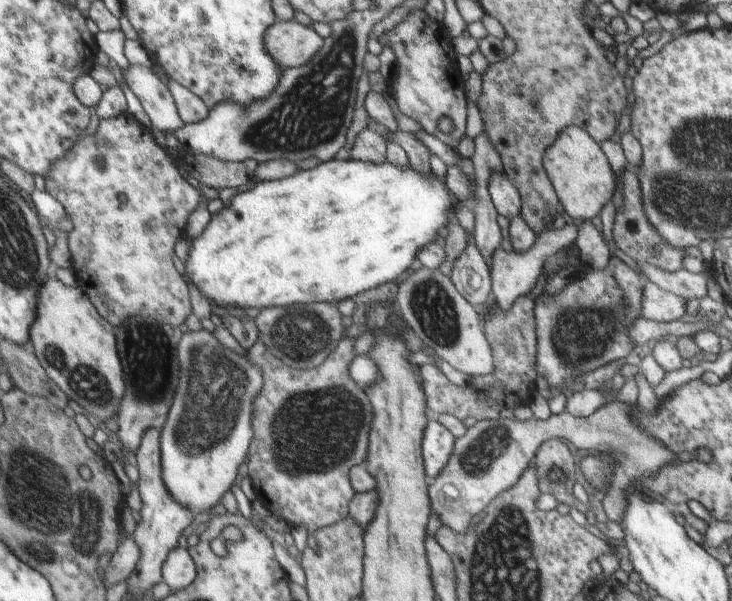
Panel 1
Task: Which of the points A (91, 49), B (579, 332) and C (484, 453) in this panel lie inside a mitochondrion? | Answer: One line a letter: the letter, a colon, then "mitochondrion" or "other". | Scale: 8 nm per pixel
A: other
B: mitochondrion
C: mitochondrion

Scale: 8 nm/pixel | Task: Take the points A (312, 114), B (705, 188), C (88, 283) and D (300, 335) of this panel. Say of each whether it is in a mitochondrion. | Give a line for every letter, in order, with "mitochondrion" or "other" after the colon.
A: mitochondrion
B: mitochondrion
C: other
D: mitochondrion

